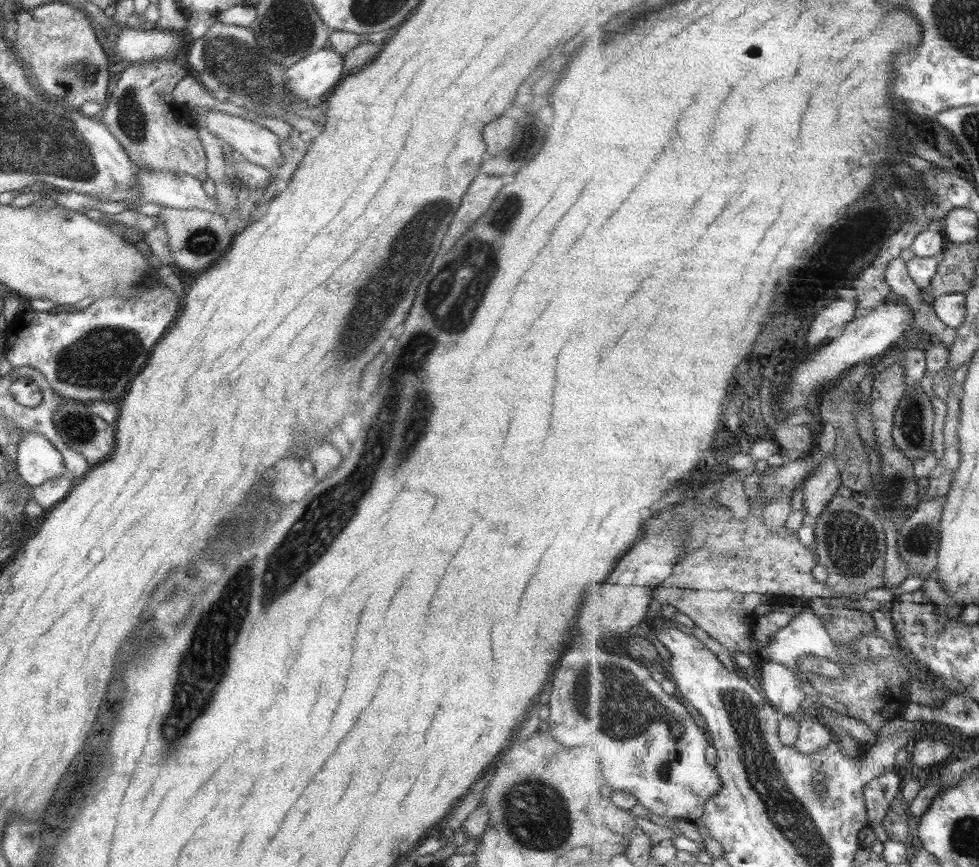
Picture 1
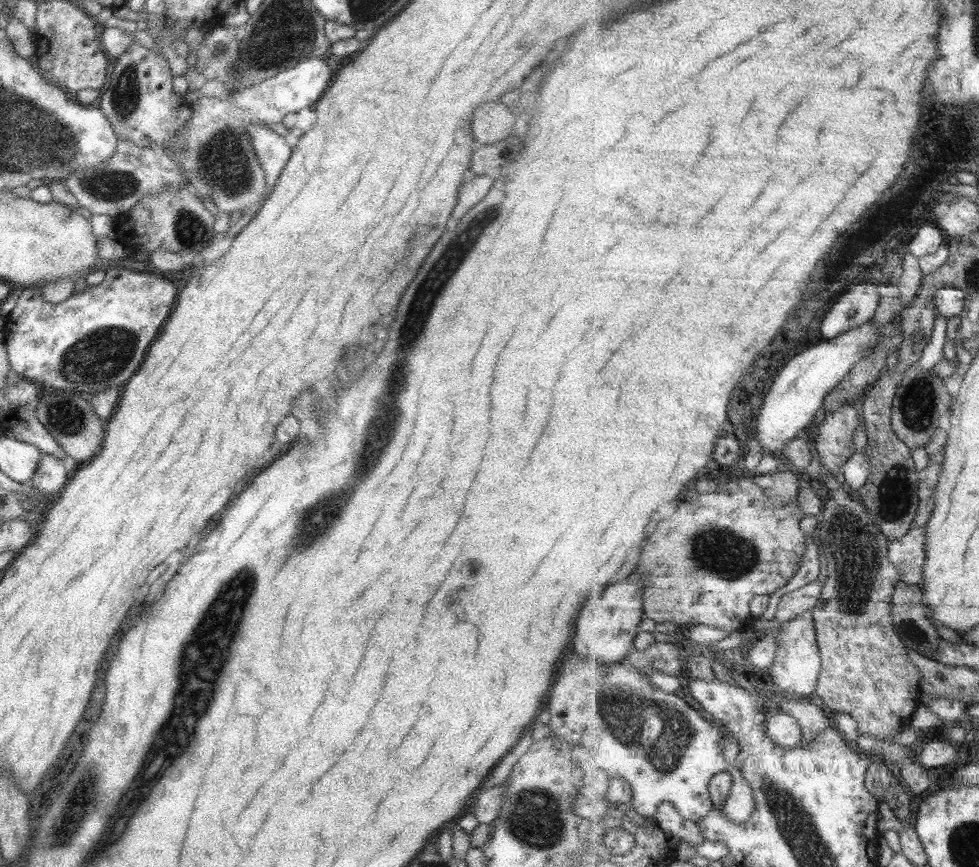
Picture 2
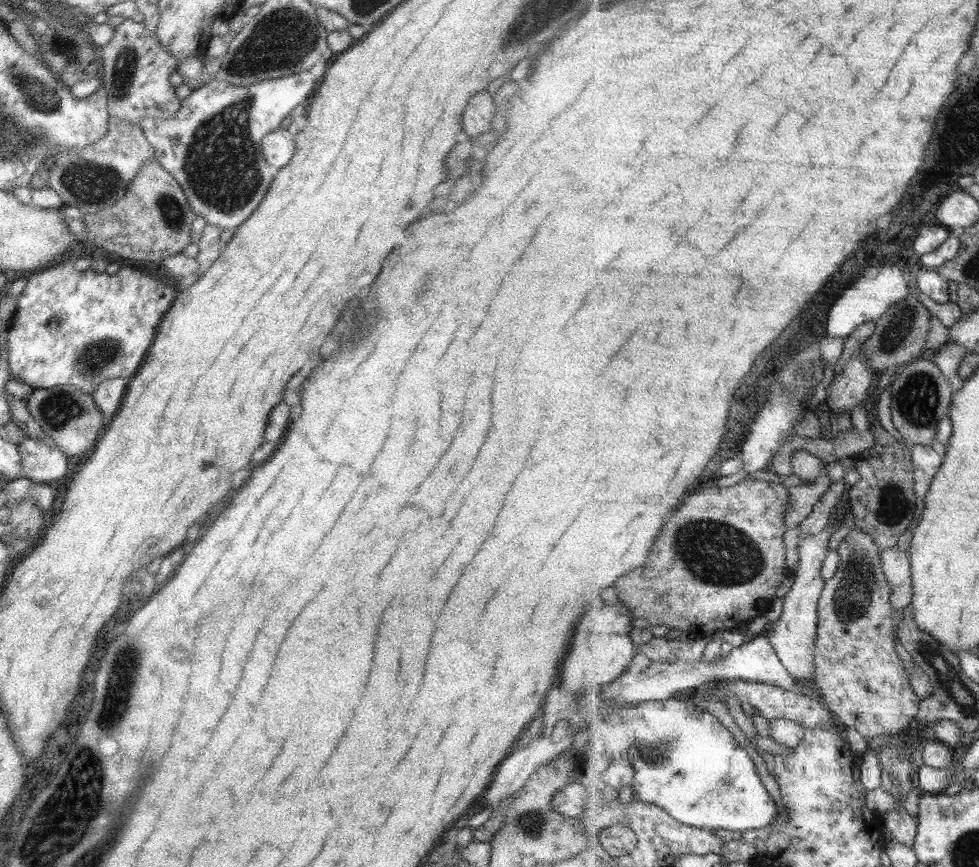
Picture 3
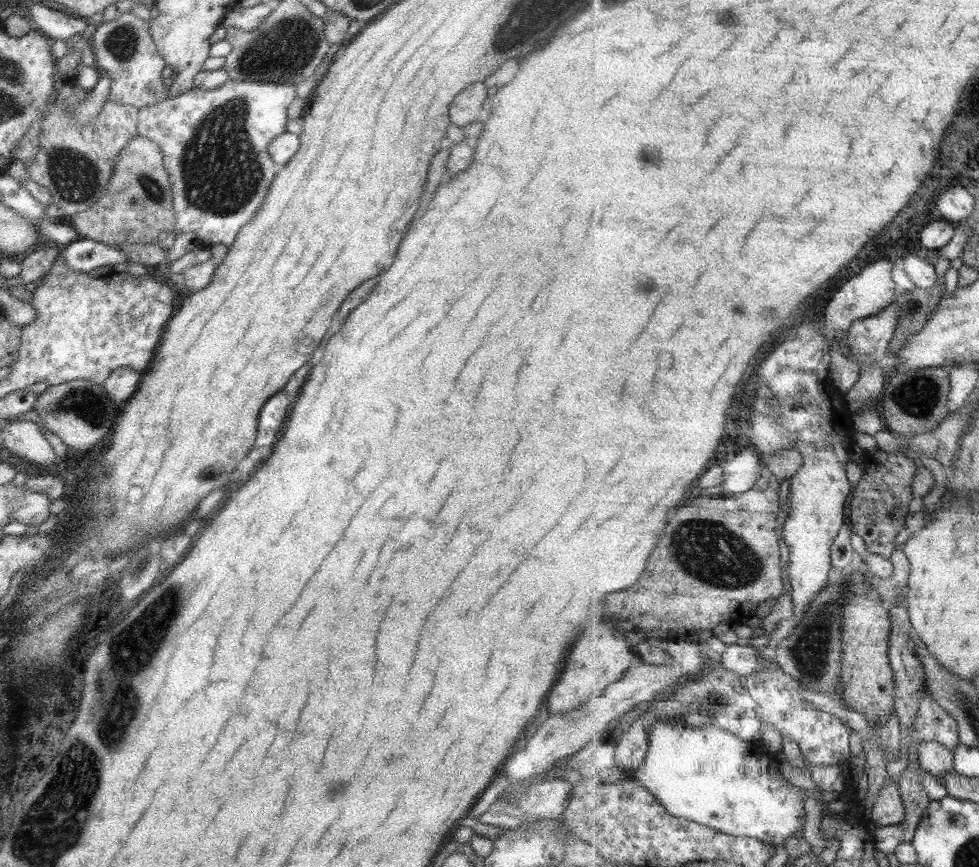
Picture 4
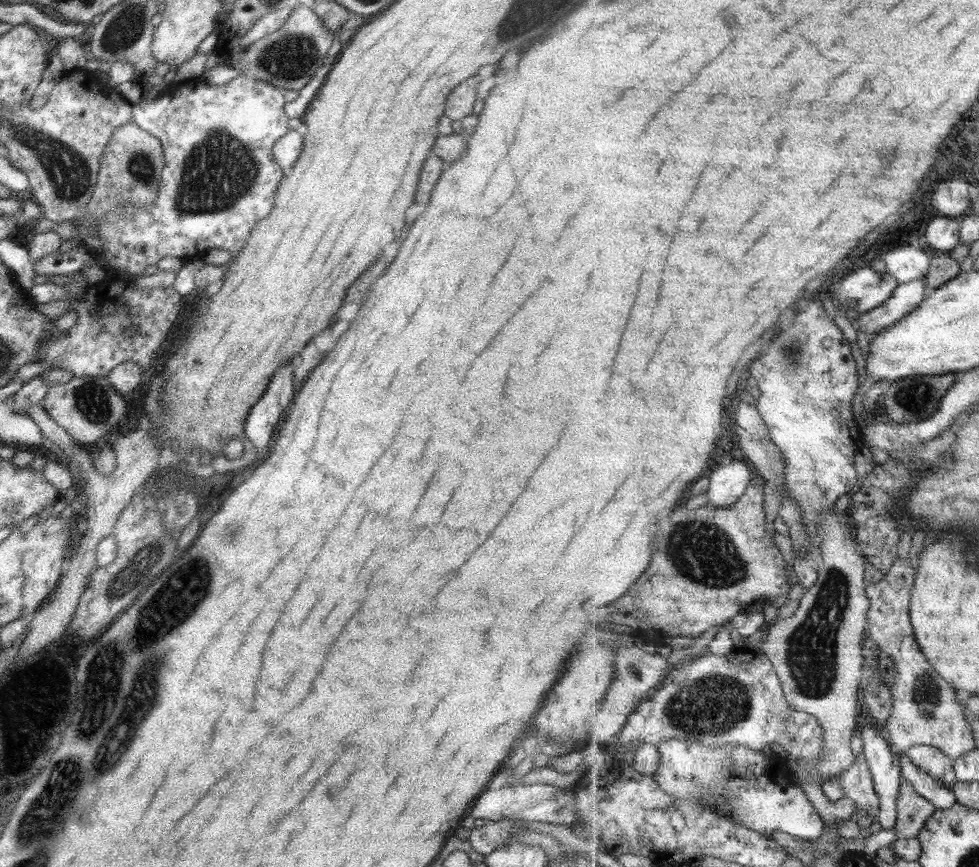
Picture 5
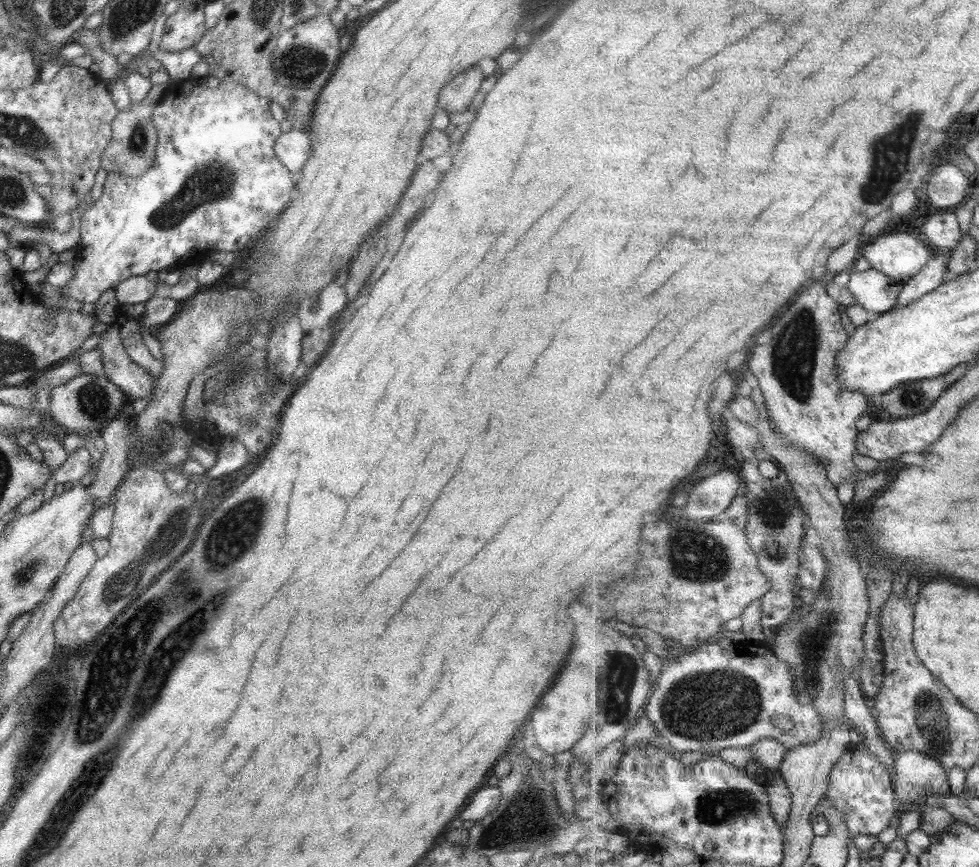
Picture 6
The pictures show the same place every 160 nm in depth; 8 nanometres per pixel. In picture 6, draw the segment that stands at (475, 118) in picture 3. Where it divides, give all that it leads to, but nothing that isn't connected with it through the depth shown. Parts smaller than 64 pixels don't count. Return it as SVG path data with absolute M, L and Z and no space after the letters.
M471 66L441 87L437 99L437 108L445 112L463 112L468 109L474 94L483 82L478 68Z

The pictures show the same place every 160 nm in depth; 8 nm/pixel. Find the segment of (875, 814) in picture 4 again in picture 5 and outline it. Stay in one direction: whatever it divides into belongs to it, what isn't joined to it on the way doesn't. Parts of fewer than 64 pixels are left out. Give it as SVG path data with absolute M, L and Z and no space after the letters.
M860 718L861 738L863 739L862 754L866 757L867 763L870 765L871 773L874 776L874 787L878 789L878 795L881 797L879 812L875 818L882 828L891 829L898 821L898 800L900 788L905 780L902 777L901 763L897 759L897 753L894 752L894 746L886 739L886 735L882 734L881 728L871 719Z

